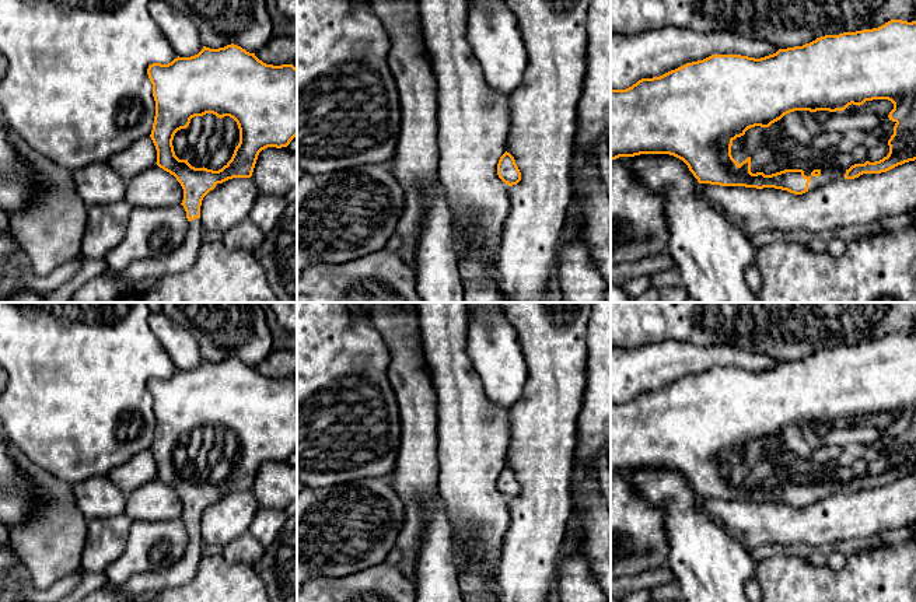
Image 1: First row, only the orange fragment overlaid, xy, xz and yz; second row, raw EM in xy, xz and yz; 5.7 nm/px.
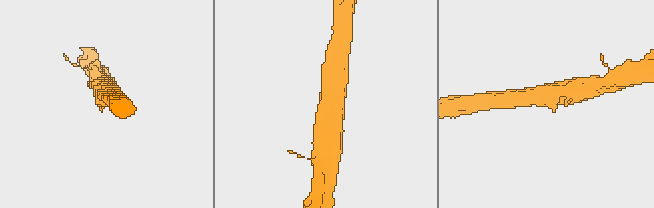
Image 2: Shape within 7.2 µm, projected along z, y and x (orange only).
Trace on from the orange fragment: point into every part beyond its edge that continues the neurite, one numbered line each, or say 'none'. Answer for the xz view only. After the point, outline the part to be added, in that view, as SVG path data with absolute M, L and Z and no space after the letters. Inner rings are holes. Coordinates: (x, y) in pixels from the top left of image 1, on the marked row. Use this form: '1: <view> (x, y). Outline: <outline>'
none

